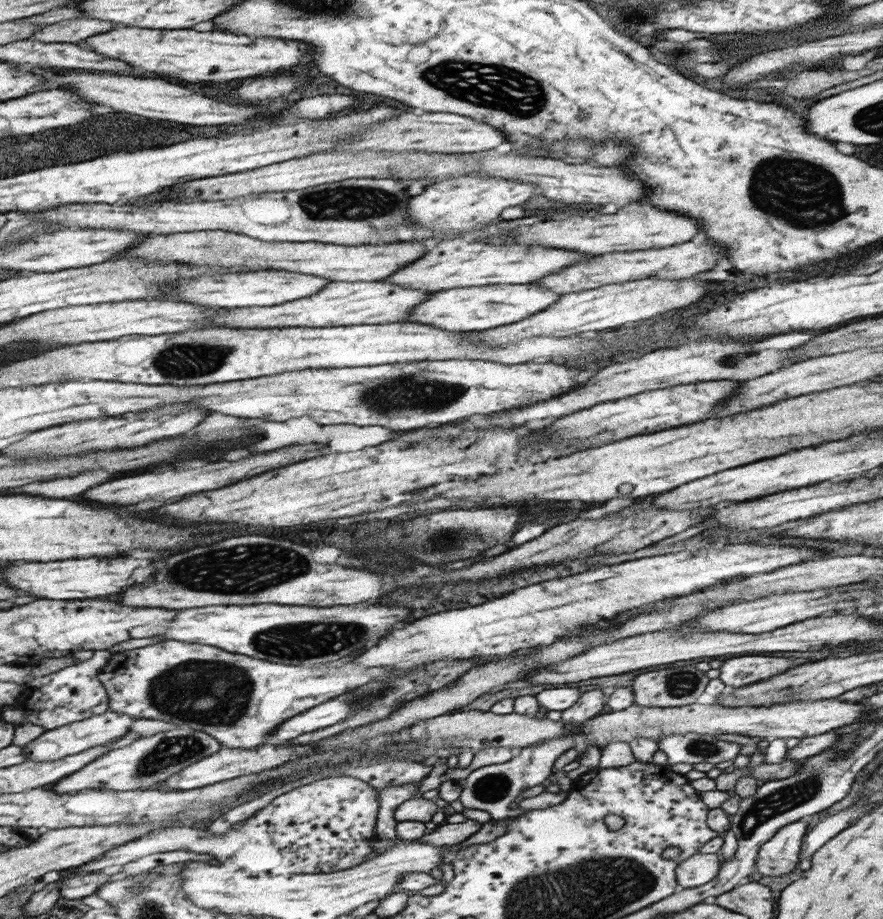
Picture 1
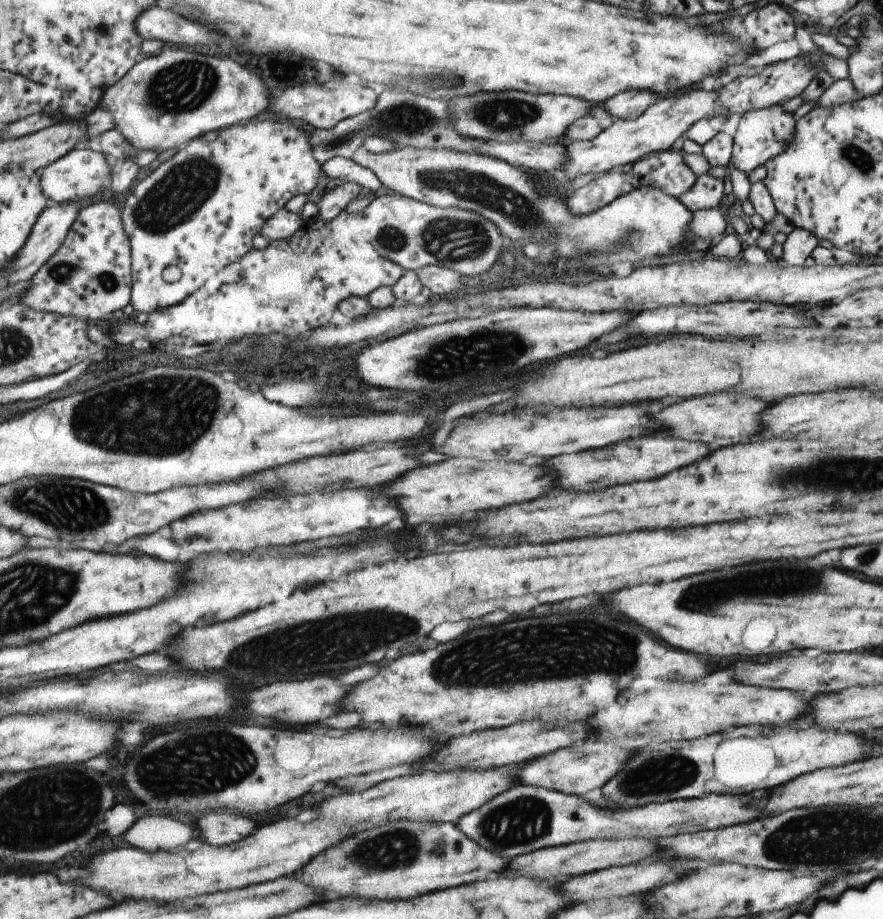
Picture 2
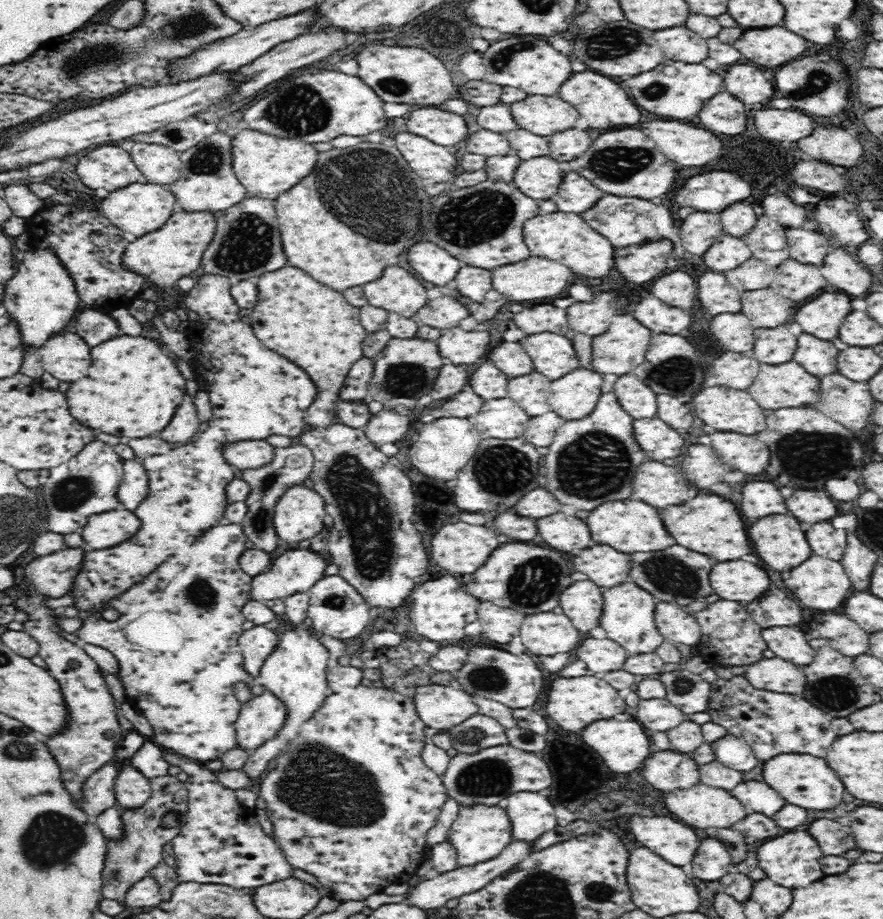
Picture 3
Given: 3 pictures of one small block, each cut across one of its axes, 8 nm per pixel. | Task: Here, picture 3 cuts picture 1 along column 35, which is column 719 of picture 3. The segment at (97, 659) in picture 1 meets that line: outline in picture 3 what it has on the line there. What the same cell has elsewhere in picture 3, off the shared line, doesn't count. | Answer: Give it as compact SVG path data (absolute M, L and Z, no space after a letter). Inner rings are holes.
M745 675L730 680L718 678L710 683L708 698L710 722L723 726L727 734L742 738L753 750L756 758L768 760L780 753L806 753L825 758L830 744L837 738L830 730L830 720L825 712L808 703L802 694L782 694L756 689Z

